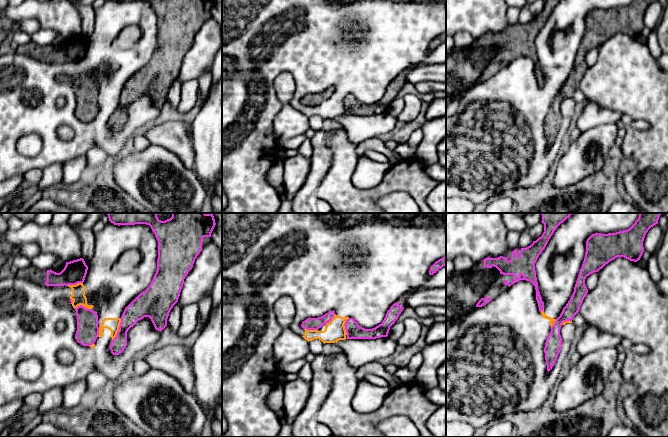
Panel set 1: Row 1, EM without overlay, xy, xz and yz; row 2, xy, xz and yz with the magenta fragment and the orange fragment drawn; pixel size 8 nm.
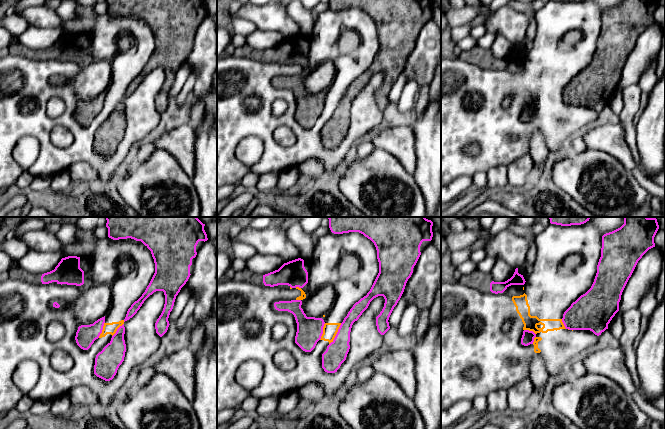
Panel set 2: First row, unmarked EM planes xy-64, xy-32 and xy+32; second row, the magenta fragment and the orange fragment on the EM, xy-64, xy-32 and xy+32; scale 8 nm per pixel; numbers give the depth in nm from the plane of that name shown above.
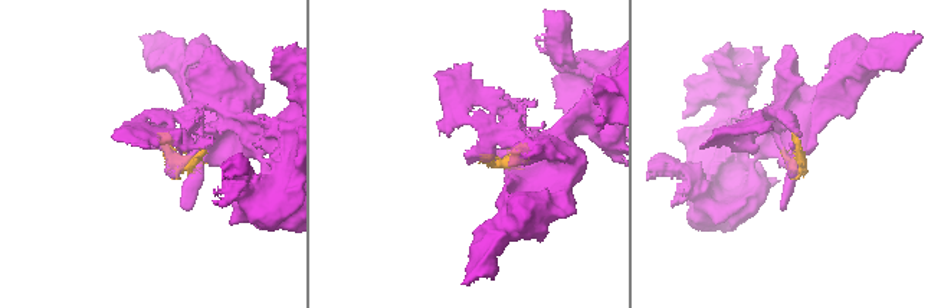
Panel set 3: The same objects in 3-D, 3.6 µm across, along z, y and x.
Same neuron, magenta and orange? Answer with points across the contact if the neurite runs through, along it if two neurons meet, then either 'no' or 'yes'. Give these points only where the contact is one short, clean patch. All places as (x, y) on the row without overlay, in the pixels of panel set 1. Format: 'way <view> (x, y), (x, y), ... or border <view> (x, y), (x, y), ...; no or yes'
no

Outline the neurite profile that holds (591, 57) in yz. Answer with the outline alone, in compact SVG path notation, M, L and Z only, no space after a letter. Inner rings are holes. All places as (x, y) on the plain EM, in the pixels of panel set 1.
M594 48L586 53L585 55L585 61L588 65L588 67L593 66L598 59L598 48Z

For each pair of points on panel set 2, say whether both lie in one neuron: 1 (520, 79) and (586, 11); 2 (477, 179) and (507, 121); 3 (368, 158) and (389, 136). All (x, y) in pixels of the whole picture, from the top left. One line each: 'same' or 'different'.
1: same
2: different
3: different

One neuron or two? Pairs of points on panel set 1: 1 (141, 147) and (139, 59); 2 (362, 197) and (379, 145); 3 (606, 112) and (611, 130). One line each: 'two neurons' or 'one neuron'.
1: two neurons
2: two neurons
3: two neurons

